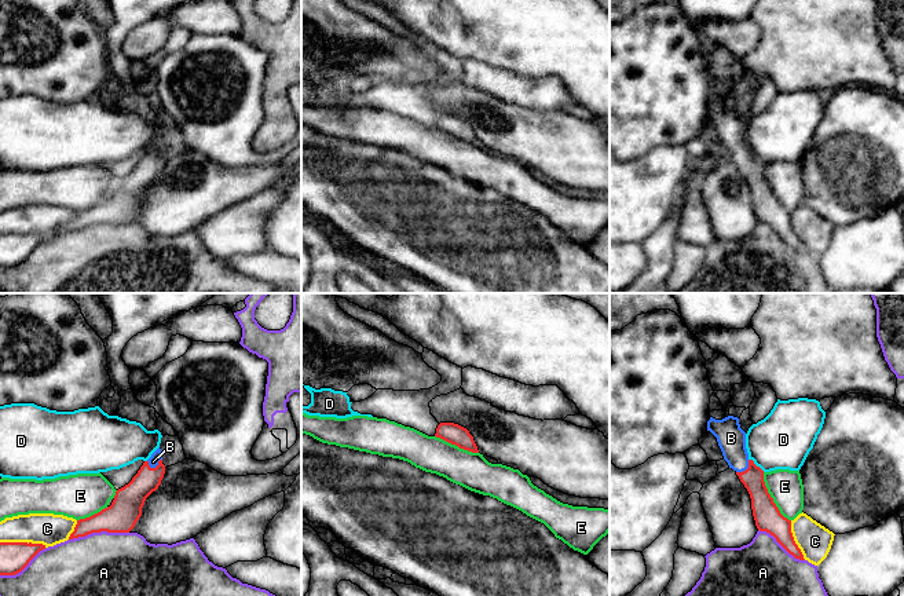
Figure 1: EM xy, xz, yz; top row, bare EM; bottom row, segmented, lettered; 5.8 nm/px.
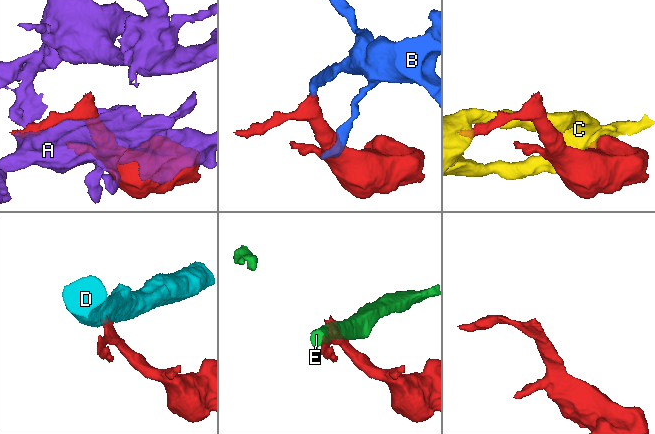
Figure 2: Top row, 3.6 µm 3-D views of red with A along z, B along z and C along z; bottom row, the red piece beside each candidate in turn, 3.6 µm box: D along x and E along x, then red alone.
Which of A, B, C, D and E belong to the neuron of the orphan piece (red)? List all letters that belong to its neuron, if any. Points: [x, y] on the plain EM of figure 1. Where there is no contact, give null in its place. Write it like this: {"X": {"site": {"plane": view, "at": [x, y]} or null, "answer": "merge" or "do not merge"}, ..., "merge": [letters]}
{"A": {"site": {"plane": "xy", "at": [98, 223]}, "answer": "do not merge"}, "B": {"site": {"plane": "xy", "at": [157, 157]}, "answer": "merge"}, "C": {"site": {"plane": "xy", "at": [24, 234]}, "answer": "do not merge"}, "D": {"site": {"plane": "yz", "at": [756, 157]}, "answer": "do not merge"}, "E": {"site": {"plane": "yz", "at": [771, 189]}, "answer": "do not merge"}, "merge": ["B"]}

